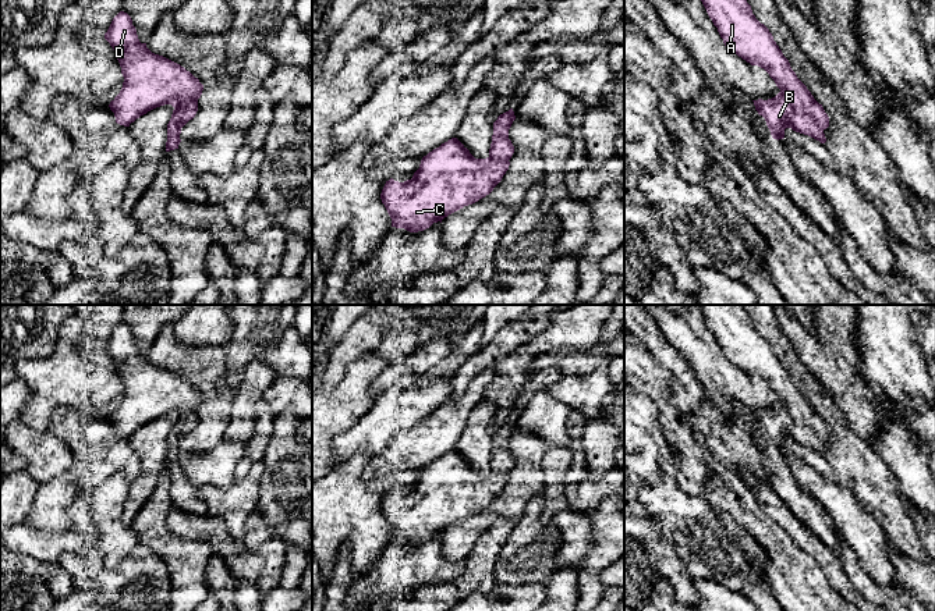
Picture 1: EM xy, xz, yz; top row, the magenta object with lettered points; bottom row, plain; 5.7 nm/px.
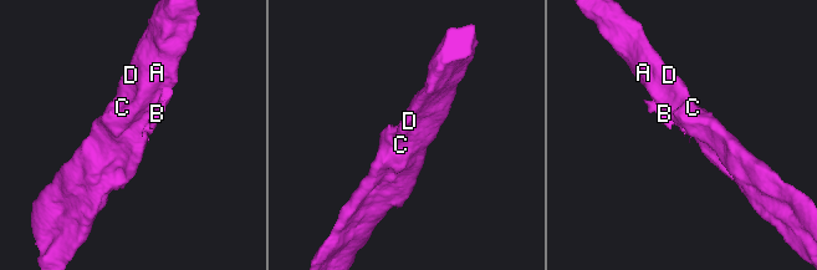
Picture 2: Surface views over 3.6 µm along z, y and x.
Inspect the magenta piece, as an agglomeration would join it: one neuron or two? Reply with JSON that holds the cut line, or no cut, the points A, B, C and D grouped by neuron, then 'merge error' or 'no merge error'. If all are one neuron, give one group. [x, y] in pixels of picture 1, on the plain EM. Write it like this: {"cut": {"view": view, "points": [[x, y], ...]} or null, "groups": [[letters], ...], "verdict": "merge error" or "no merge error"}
{"cut": {"view": "yz", "points": [[781, 402], [797, 422], [804, 423], [822, 443]]}, "groups": [["A", "C", "D"], ["B"]], "verdict": "merge error"}

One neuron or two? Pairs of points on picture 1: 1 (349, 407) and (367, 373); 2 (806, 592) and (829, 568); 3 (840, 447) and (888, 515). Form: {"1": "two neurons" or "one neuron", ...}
{"1": "one neuron", "2": "two neurons", "3": "one neuron"}

